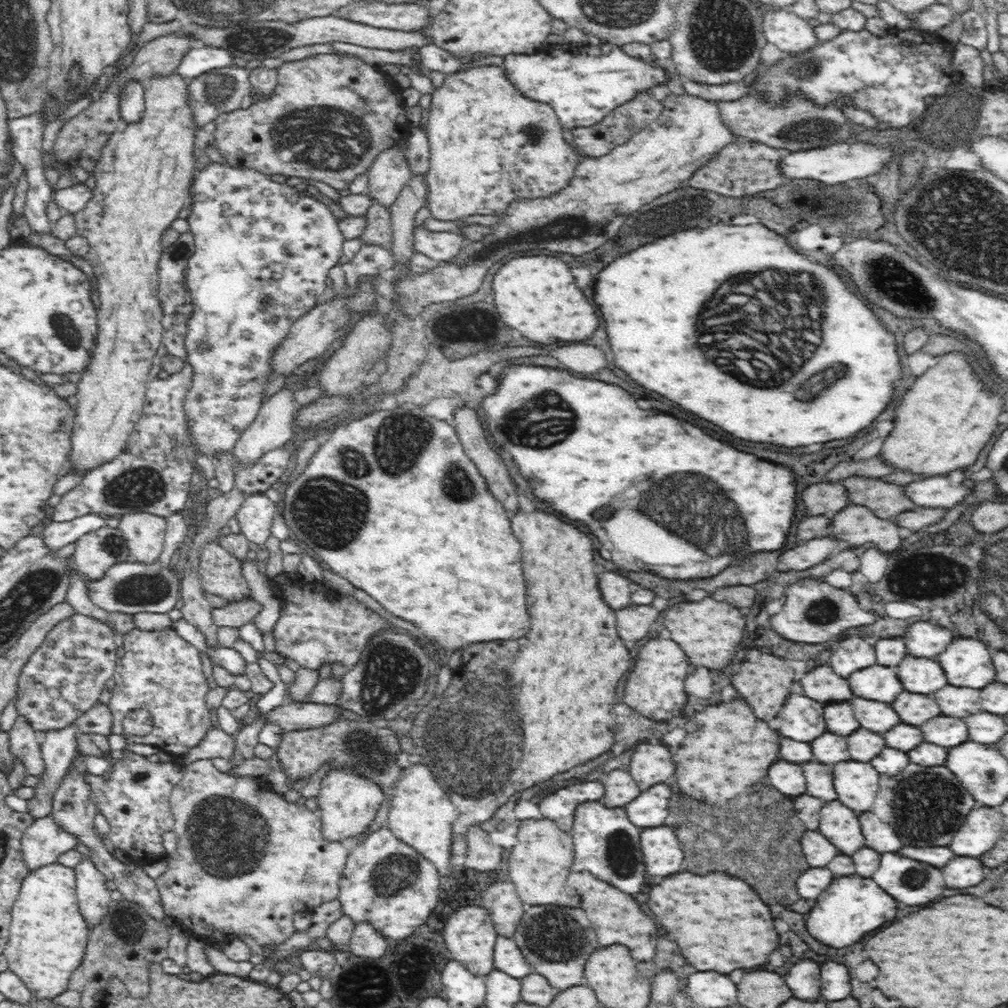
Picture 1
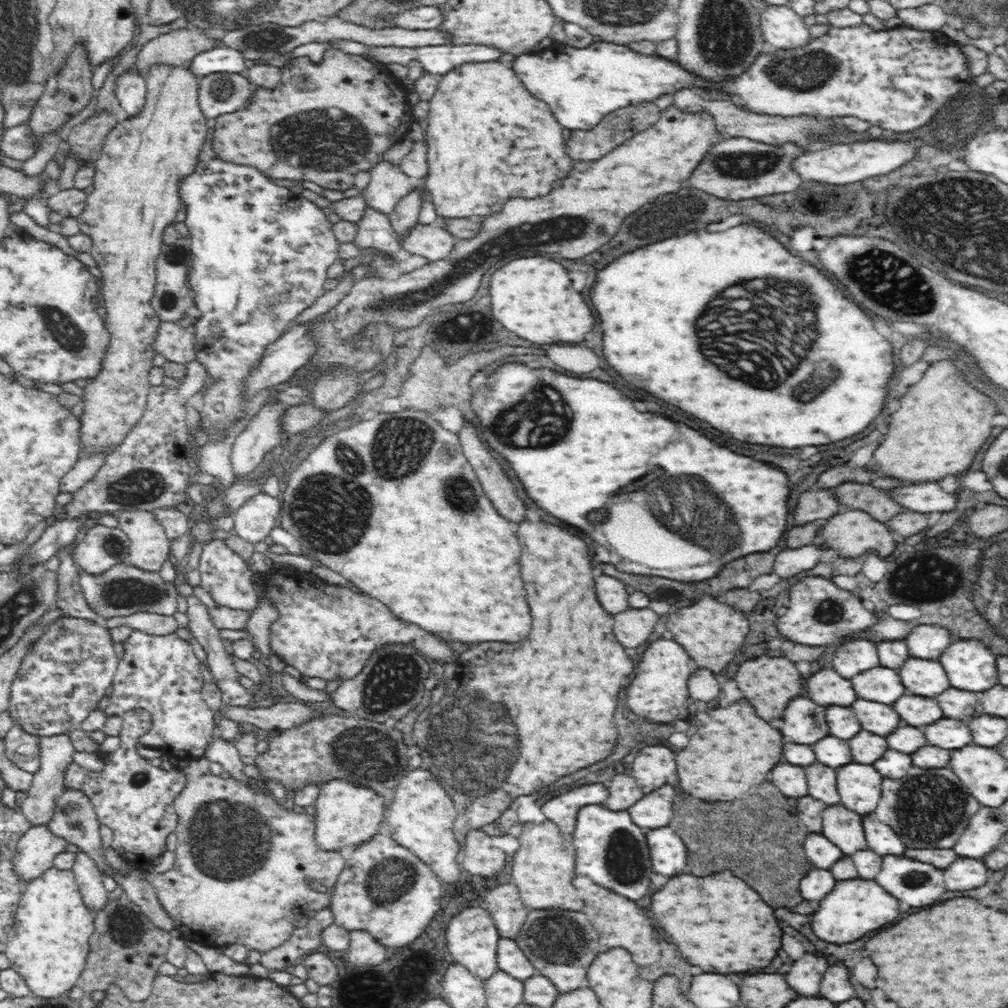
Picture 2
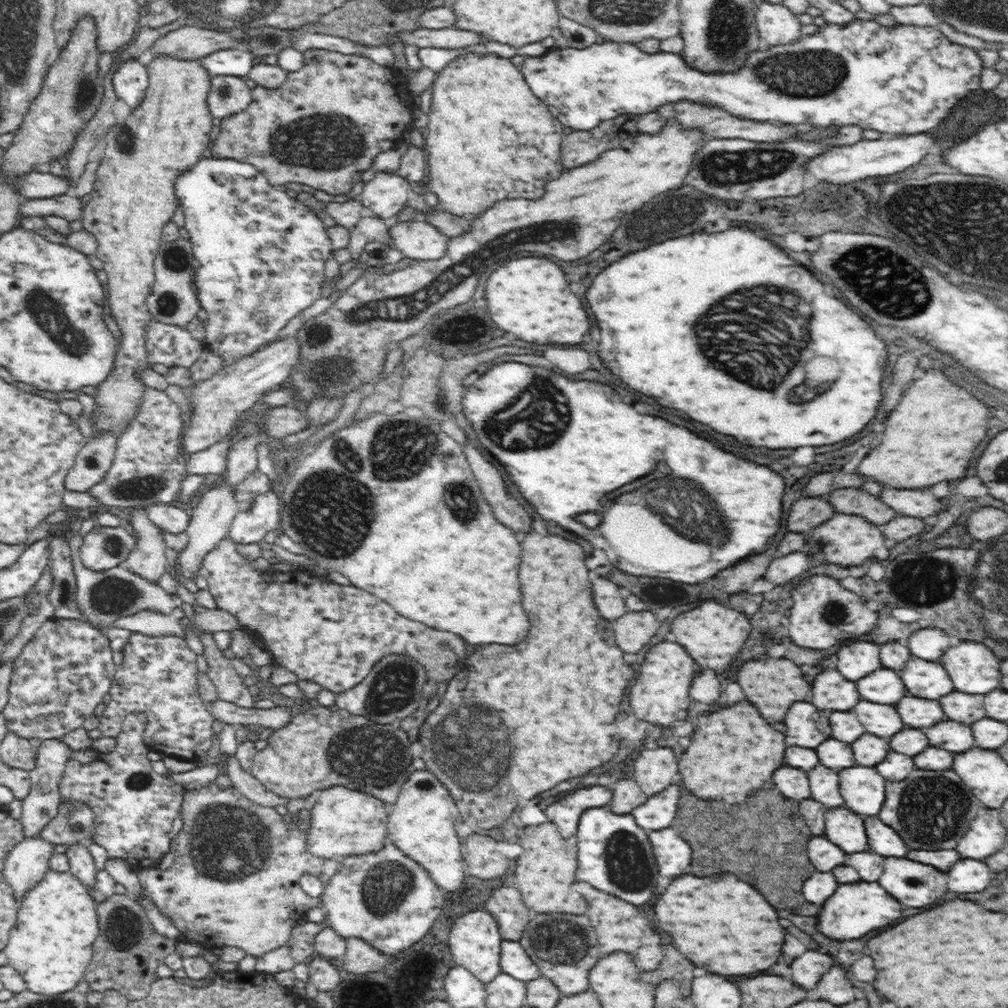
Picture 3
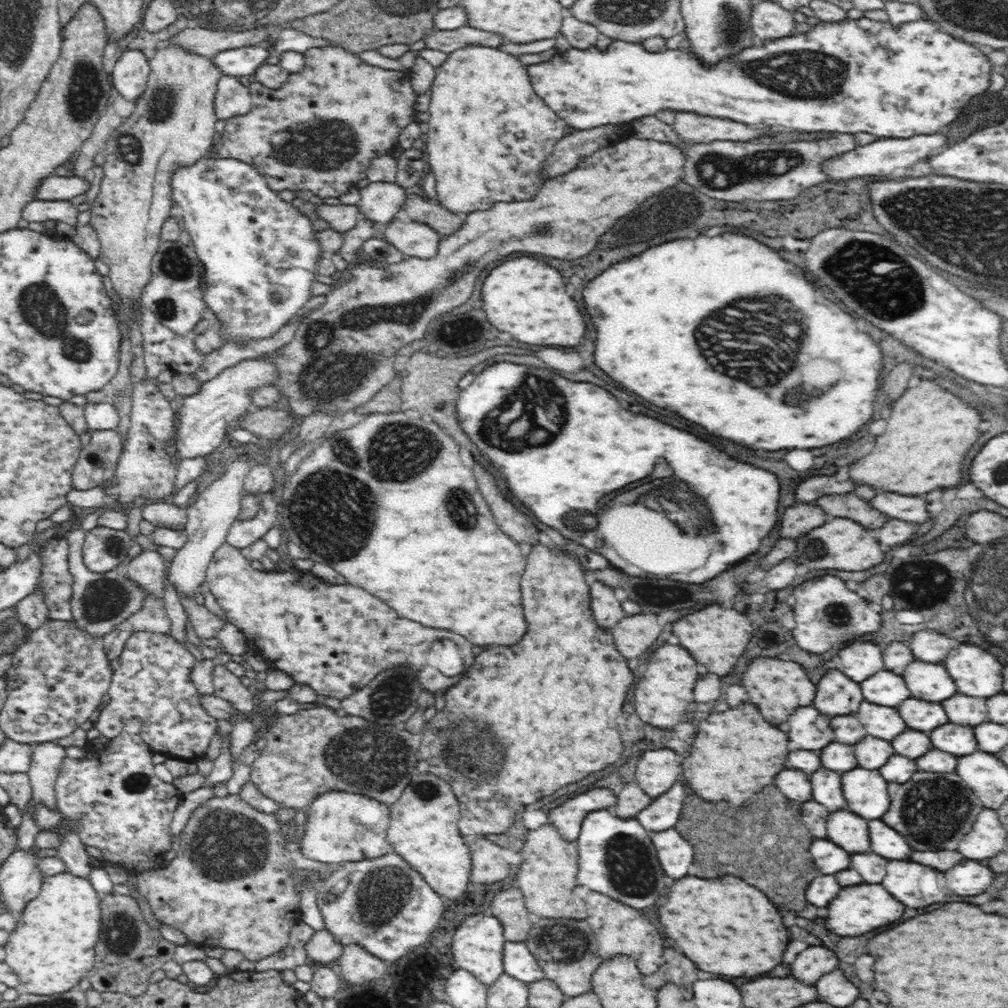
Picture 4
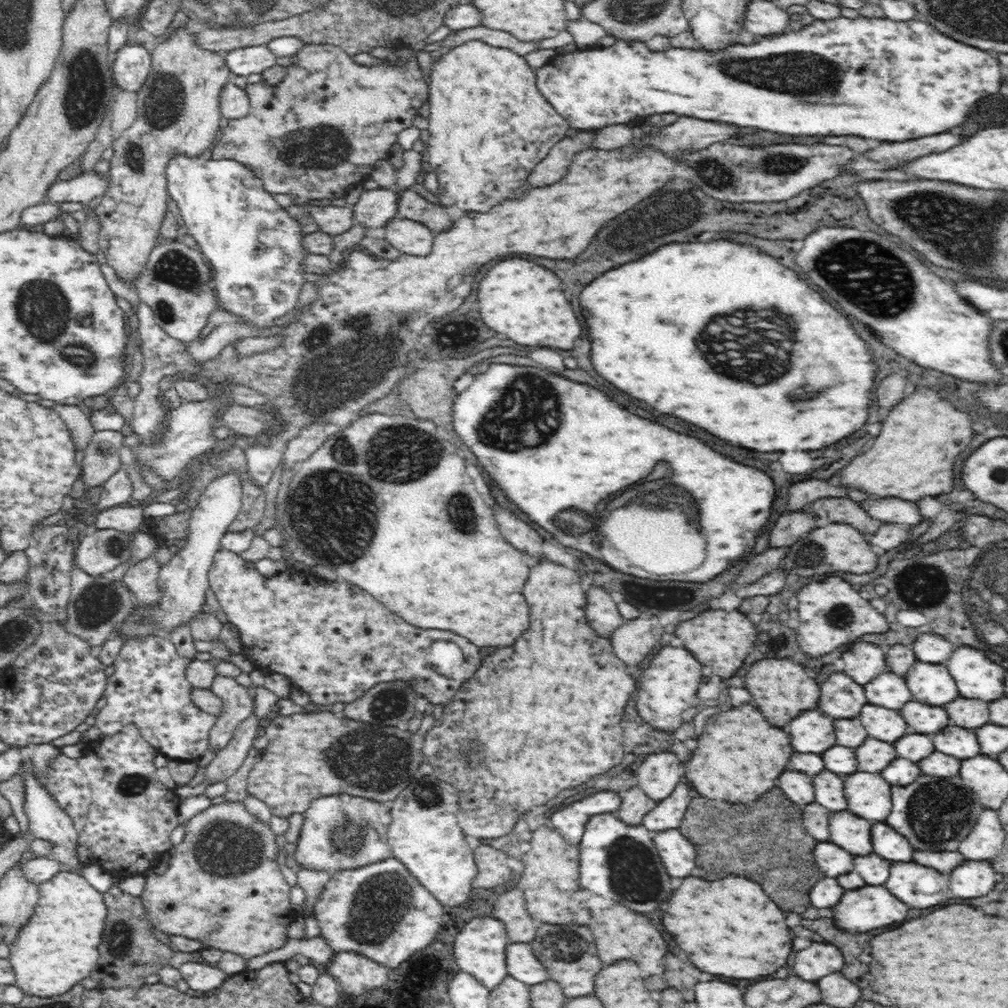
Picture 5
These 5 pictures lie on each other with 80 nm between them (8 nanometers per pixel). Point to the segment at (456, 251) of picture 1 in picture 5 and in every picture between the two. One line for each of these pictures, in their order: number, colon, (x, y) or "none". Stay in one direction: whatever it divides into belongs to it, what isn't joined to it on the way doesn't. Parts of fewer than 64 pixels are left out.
2: (432, 242)
3: (418, 239)
4: (414, 239)
5: (413, 238)

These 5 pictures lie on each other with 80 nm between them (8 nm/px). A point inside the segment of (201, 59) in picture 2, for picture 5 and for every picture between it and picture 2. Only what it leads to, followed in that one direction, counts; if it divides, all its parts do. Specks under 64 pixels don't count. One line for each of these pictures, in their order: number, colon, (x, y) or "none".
3: (236, 61)
4: (243, 61)
5: (250, 61)

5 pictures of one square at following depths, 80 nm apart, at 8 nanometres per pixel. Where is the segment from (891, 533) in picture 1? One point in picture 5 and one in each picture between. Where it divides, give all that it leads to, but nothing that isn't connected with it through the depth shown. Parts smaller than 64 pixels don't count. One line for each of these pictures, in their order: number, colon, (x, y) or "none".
2: (852, 532)
3: (848, 539)
4: (849, 546)
5: (845, 549)

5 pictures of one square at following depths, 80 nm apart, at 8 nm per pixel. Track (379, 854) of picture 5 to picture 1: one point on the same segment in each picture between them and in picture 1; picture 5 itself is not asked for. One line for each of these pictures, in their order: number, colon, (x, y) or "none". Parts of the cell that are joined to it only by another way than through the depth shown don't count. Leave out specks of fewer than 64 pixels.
1: (349, 802)
2: (346, 813)
3: (344, 822)
4: (341, 826)

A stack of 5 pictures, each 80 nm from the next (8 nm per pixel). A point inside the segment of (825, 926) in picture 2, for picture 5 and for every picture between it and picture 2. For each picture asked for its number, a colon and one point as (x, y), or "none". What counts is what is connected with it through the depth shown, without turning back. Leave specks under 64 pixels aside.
3: (856, 909)
4: (858, 909)
5: (872, 906)

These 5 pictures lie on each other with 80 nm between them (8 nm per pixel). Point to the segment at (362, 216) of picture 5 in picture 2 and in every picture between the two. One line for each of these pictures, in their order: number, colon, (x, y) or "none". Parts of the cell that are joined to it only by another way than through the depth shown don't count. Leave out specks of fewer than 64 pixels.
2: (388, 182)
3: (384, 196)
4: (380, 201)

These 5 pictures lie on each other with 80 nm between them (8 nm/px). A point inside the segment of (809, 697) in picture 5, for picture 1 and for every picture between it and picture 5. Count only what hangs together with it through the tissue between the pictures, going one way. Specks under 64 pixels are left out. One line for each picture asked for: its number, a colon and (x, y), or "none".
1: (765, 686)
2: (769, 683)
3: (771, 685)
4: (777, 687)

